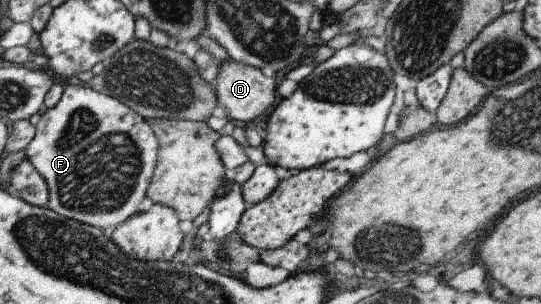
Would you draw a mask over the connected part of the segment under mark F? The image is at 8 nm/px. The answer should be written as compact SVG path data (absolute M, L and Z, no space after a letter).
M67 82L63 86L62 94L57 104L53 108L44 108L40 112L39 121L34 125L34 138L31 139L29 145L24 149L24 154L26 155L25 159L45 180L48 189L47 208L58 213L60 216L101 230L103 227L117 227L119 223L123 223L125 220L133 217L139 211L141 205L146 202L146 189L154 172L157 148L158 139L153 131L151 131L146 120L139 114L136 114L118 99L93 91L89 86L82 87L79 83L70 85L70 82Z

